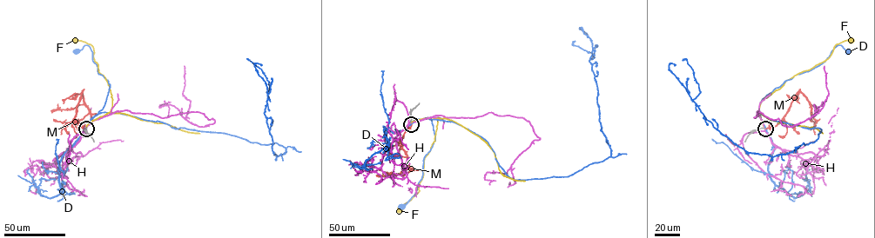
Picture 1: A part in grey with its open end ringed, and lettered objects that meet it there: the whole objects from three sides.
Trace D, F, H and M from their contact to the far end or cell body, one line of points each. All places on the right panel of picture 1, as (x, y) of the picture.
D: (765, 128), (759, 112), (762, 100), (795, 75), (818, 66), (837, 45), (848, 51)
F: (764, 128), (759, 115), (761, 102), (787, 80), (826, 60), (837, 44), (851, 40)
H: (764, 128), (757, 115), (759, 110), (754, 118), (759, 112), (788, 127), (818, 111), (828, 95), (824, 66)
M: (765, 128), (774, 127), (782, 120), (799, 91), (805, 97), (816, 122), (811, 119)

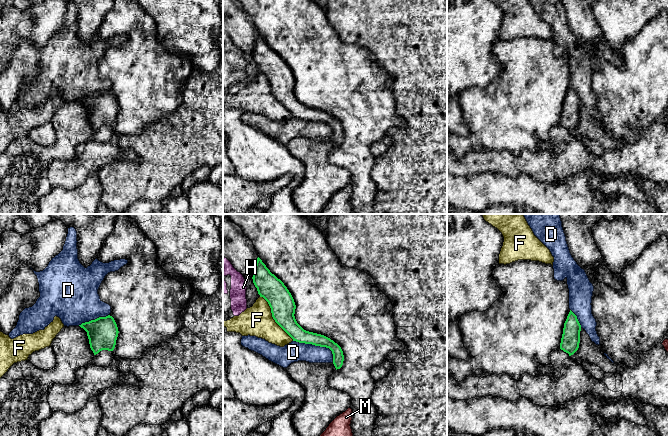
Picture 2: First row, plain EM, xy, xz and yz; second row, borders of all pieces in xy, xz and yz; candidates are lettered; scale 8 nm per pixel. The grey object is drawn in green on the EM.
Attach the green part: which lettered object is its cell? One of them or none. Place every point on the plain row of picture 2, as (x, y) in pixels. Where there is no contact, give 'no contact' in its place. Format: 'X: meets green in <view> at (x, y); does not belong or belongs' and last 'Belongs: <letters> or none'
D: meets green in xz at (318, 121); does not belong
F: meets green in xz at (273, 94); does not belong
H: no contact; does not belong
M: no contact; belongs
Belongs: M

